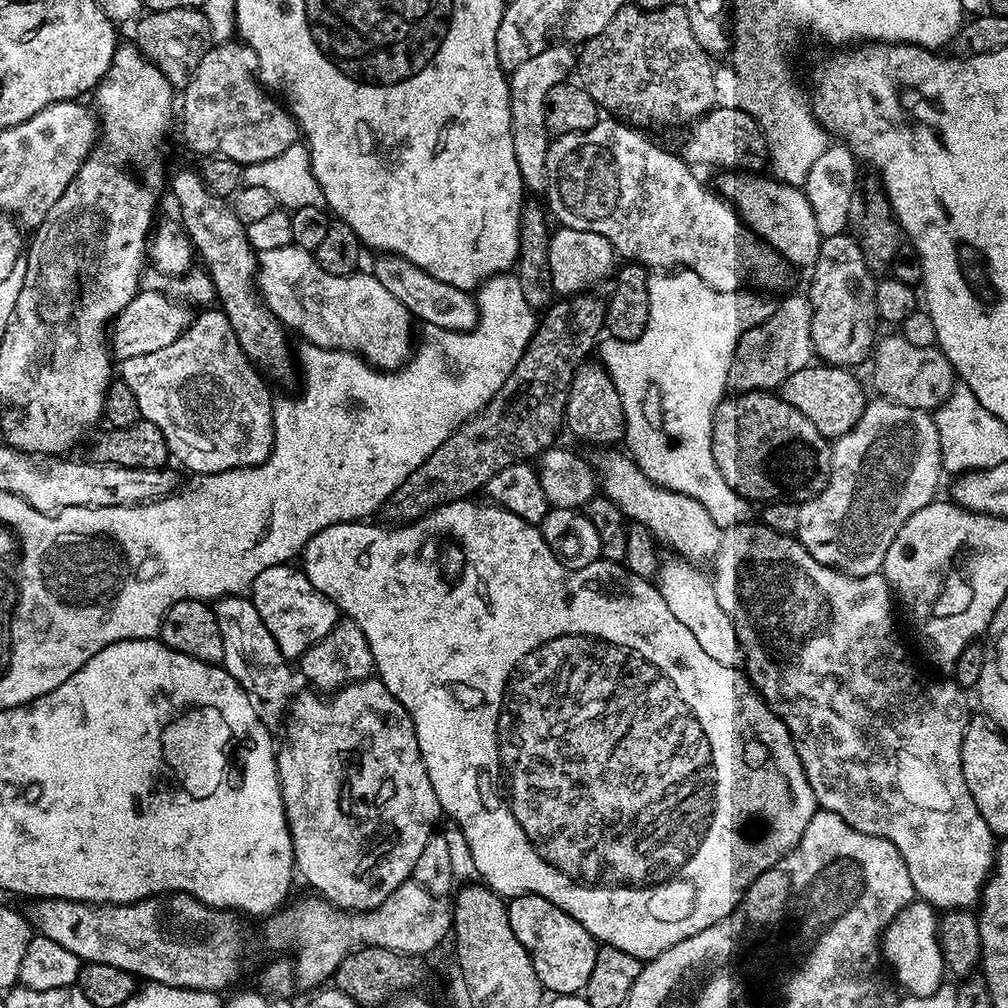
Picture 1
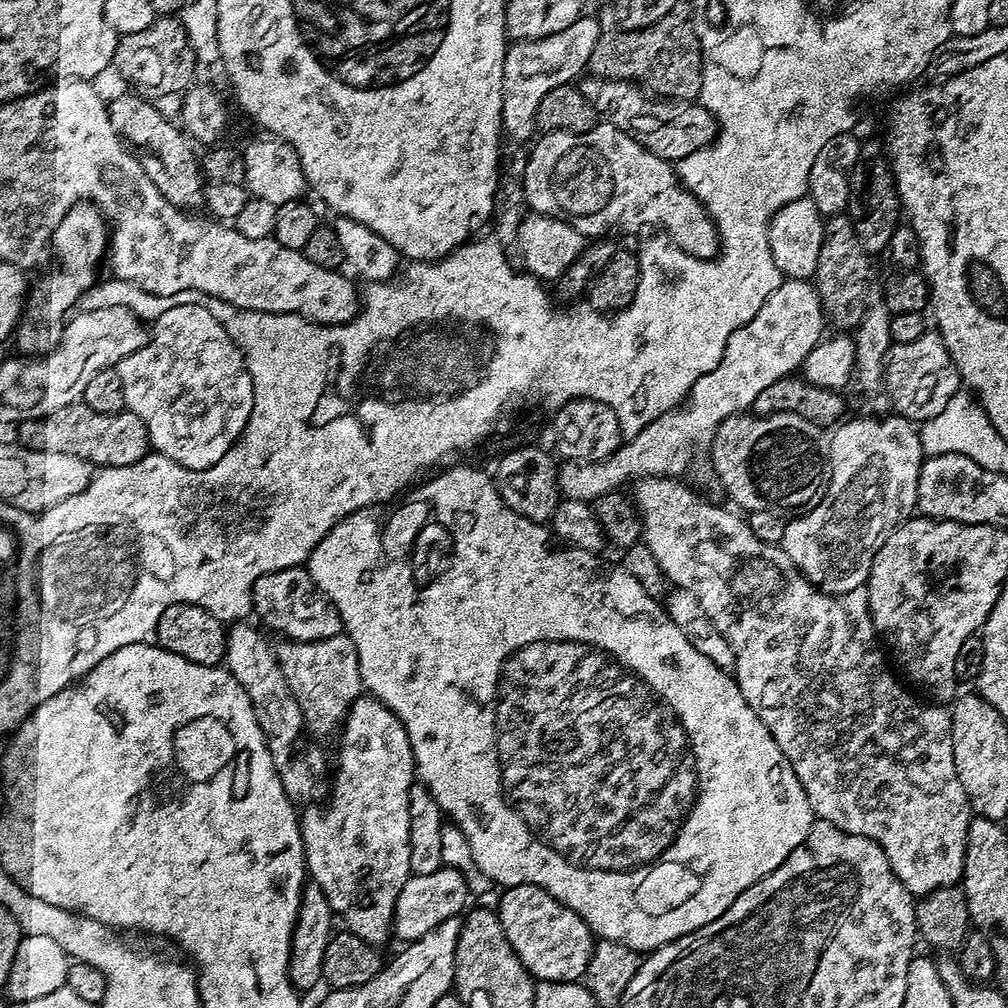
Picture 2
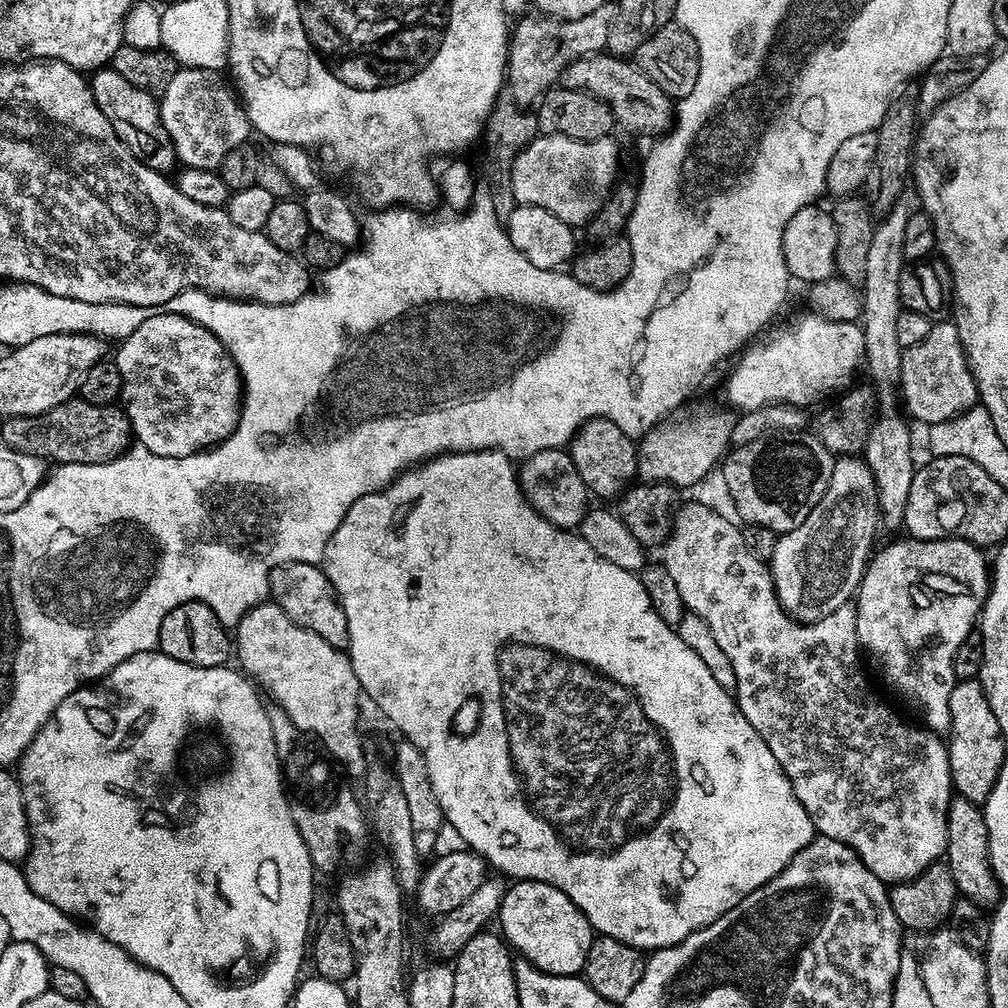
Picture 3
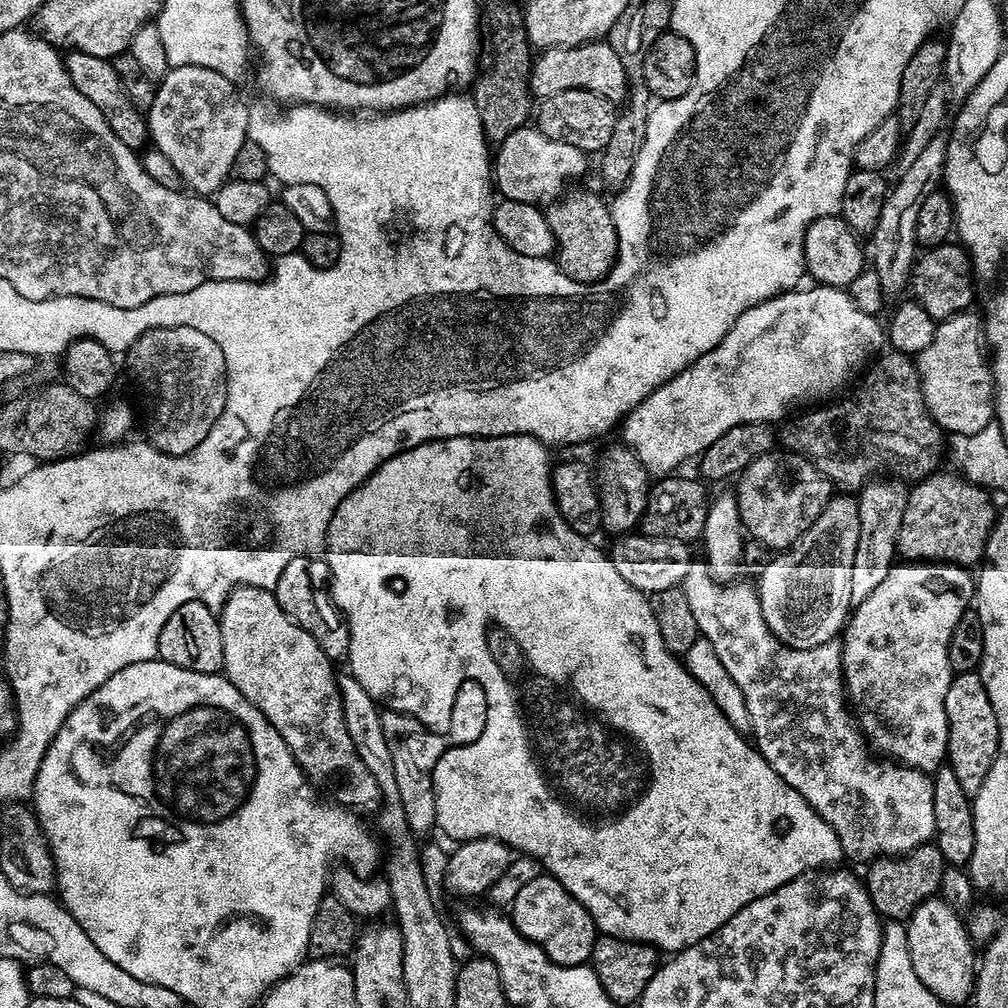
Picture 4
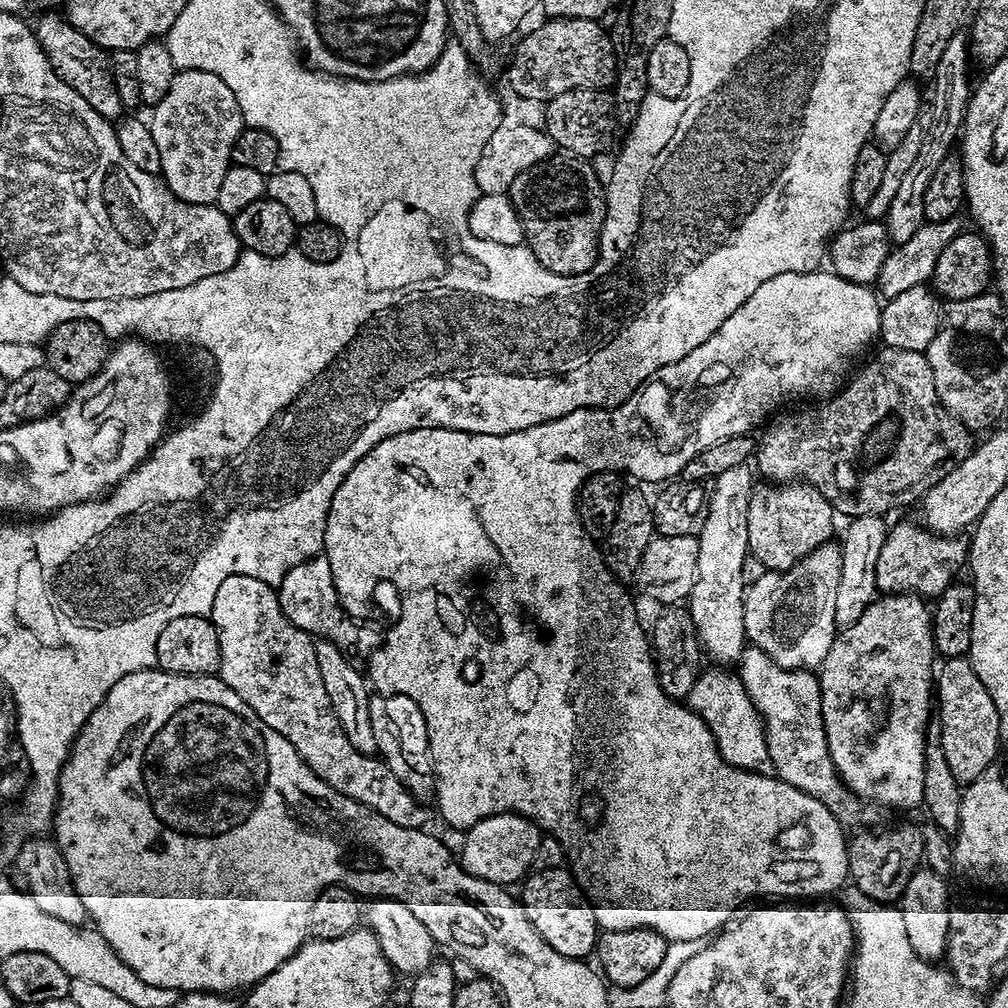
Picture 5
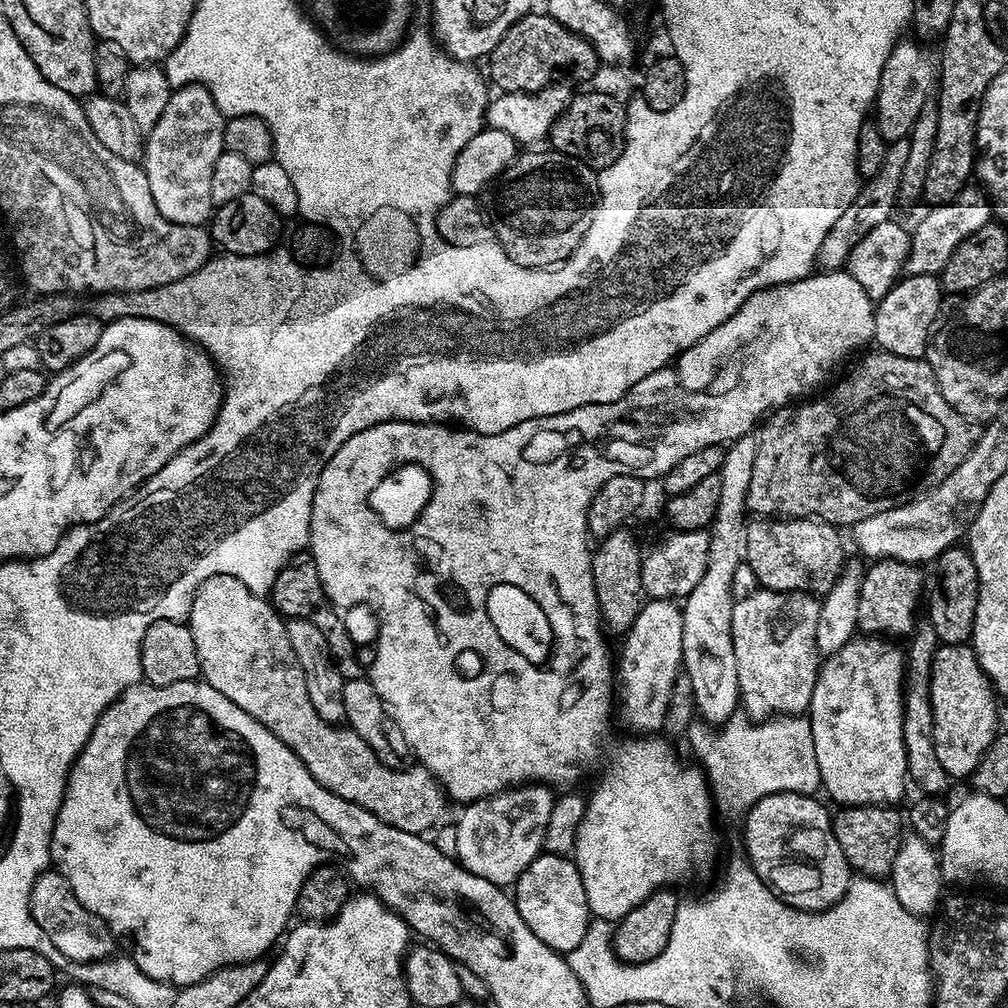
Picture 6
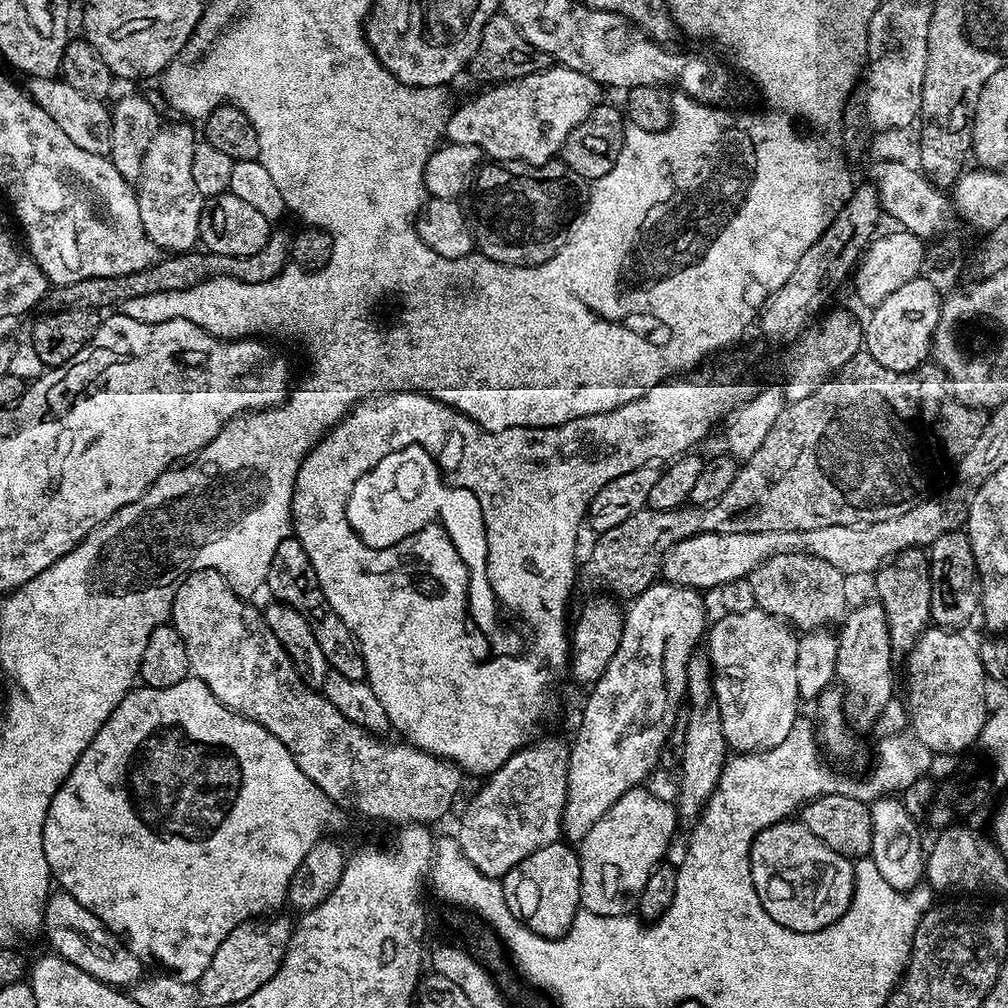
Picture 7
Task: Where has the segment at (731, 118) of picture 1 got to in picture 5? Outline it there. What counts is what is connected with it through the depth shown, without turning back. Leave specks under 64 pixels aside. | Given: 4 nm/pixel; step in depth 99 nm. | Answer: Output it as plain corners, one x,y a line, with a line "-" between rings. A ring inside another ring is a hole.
548,18
545,24
537,26
533,32
528,32
516,44
512,52
512,61
506,64
508,84
516,96
524,100
540,100
547,102
558,98
558,94
566,94
566,90
579,88
611,89
616,82
616,46
611,35
603,28
600,20
586,18

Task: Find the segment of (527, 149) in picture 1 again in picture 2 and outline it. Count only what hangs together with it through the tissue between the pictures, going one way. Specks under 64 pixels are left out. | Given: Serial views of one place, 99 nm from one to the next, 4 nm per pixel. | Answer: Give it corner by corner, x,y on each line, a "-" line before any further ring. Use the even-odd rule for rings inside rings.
584,14
564,30
550,34
549,37
513,43
505,51
502,122
503,131
507,135
509,132
513,141
531,141
537,135
536,119
538,106
542,106
542,98
546,98
546,94
550,94
550,90
558,86
572,84
581,75
579,72
588,68
594,46
598,46
601,35
599,22
589,14

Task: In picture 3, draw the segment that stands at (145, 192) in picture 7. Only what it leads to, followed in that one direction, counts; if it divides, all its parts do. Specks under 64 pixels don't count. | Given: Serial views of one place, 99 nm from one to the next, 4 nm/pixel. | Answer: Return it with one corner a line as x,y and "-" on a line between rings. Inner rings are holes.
181,67
161,93
163,126
173,142
177,161
187,168
217,169
224,156
243,145
252,132
243,105
222,77
220,72

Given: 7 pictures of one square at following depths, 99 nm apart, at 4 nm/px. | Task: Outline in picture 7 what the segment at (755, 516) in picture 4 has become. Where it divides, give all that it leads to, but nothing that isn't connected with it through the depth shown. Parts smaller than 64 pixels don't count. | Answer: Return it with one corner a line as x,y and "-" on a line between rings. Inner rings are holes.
780,552
770,557
752,571
750,583
752,596
756,599
753,600
755,607
787,620
793,629
804,634
816,628
832,626
836,619
837,623
845,615
849,607
844,573
830,566
830,562
809,556
807,552

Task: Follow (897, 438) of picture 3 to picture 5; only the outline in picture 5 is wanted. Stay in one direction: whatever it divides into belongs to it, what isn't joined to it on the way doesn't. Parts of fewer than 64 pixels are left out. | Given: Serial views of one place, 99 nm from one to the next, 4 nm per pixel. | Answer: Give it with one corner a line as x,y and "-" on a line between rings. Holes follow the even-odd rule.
858,516
847,521
844,540
839,541
842,554
842,574
838,578
838,590
834,594
834,618
840,628
848,628
867,610
877,595
876,571
878,554
888,537
889,525
884,516

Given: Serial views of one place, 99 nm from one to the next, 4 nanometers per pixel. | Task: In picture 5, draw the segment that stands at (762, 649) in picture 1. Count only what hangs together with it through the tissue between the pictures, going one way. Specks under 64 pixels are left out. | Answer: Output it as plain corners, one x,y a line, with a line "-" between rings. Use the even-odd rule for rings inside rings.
748,646
740,655
738,675
750,702
764,721
768,759
771,767
776,767
775,775
784,783
818,798
818,802
825,804
845,829
864,830
876,826
881,809
871,802
862,802
859,796
845,788
836,775
824,733
817,673
782,668
762,650

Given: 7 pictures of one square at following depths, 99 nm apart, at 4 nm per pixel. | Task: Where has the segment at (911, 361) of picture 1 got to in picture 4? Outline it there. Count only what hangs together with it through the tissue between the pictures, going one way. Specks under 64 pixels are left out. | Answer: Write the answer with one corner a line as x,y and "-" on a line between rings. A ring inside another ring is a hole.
964,312
939,321
930,346
914,357
928,412
936,425
952,436
978,434
994,420
996,388
990,388
992,365
980,360
974,326
979,324
974,324
974,318
964,318

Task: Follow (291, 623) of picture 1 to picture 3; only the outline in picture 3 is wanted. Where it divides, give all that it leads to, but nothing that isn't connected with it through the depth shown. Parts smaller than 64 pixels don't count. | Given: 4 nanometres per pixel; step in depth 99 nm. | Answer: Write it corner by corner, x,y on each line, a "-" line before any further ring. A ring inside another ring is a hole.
284,564
269,574
268,591
271,603
278,605
295,624
318,634
318,638
330,642
330,646
341,650
347,649
346,614
323,567
315,564

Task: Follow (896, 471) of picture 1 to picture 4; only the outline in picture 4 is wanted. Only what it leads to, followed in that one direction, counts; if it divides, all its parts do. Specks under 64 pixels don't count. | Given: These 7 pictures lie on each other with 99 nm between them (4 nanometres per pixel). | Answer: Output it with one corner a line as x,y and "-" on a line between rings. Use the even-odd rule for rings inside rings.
836,494
828,501
828,505
818,514
818,518
806,530
796,543
785,548
760,572
760,605
762,618
766,618
766,626
788,648
813,648
837,639
845,627
853,607
850,598
850,570
854,566
854,550
858,550
858,506
848,494

